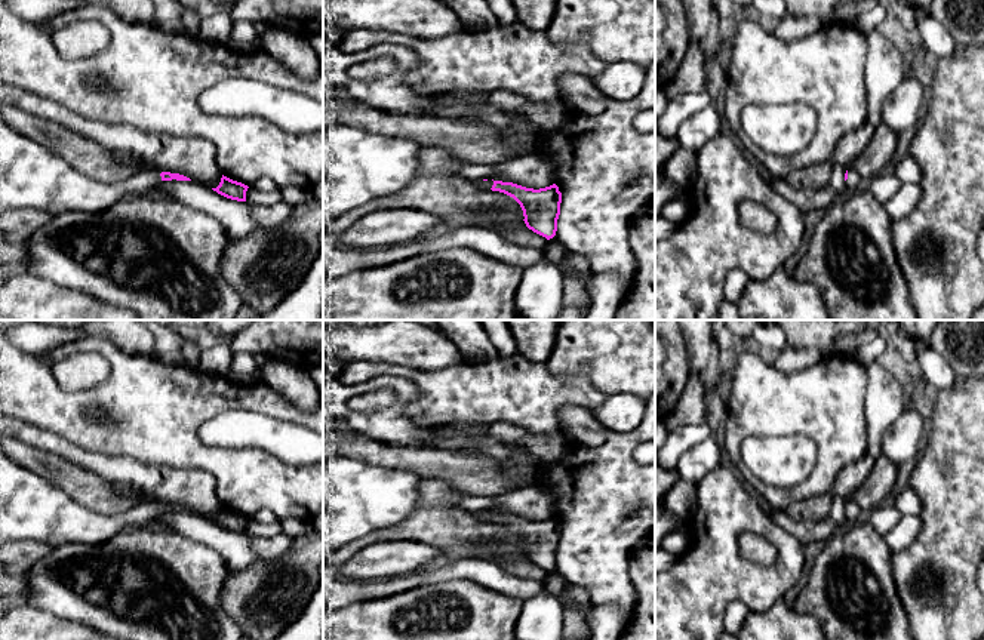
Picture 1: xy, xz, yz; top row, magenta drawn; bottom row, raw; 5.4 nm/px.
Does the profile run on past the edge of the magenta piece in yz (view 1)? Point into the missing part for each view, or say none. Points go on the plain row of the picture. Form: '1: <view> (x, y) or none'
1: yz (852, 513)

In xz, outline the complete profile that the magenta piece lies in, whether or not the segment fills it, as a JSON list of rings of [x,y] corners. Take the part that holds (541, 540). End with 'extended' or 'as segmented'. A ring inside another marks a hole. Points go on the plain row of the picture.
[[[477,511],[473,513],[473,517],[479,521],[499,523],[513,529],[520,536],[523,553],[529,561],[547,572],[556,567],[562,535],[562,524],[556,516],[533,521],[513,514]]] | extended

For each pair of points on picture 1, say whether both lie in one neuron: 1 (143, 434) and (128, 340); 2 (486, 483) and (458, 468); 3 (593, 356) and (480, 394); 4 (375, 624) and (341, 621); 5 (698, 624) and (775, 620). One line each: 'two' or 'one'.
1: two
2: one
3: two
4: one
5: two

